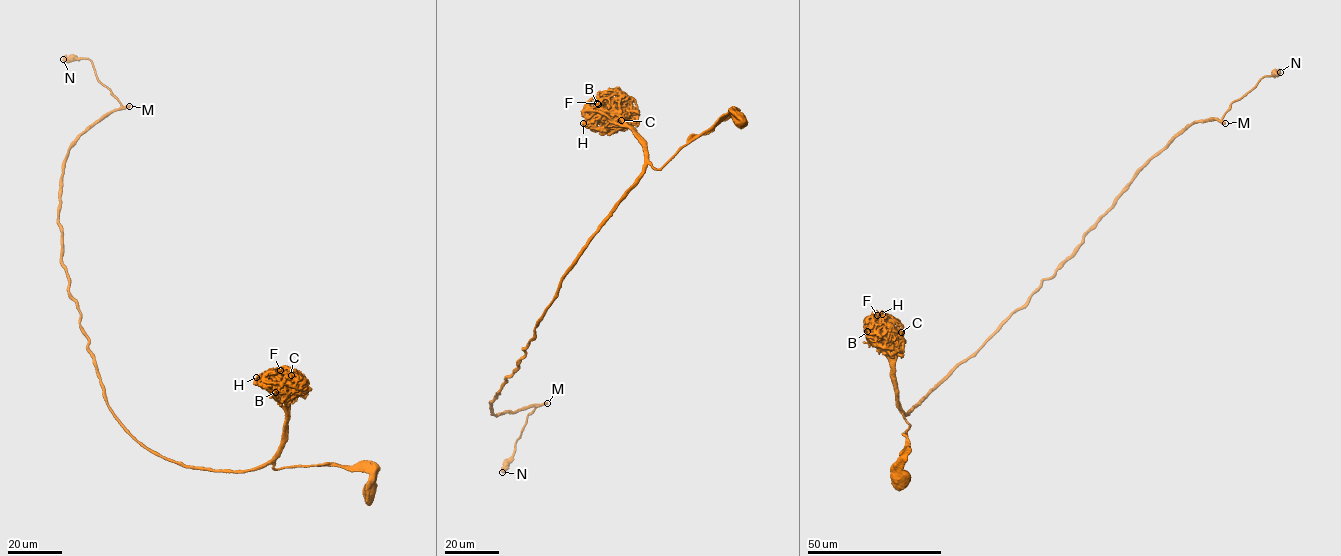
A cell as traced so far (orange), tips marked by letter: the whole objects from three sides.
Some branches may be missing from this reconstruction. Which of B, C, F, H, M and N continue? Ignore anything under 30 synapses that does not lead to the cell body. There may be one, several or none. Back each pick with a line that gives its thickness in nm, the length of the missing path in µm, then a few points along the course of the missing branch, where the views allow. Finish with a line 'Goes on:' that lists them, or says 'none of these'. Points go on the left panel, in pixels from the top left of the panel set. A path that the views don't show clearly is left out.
M: 440 nm | 160 µm | (129, 106), (211, 97), (293, 102), (353, 133), (373, 150), (403, 159), (427, 131), (429, 116), (425, 128)
Goes on: M

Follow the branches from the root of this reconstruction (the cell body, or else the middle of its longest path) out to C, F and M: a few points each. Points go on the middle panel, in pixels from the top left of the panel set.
C: (738, 118), (730, 110), (722, 115), (657, 169), (646, 157), (636, 131), (628, 125), (634, 124), (621, 120)
F: (738, 118), (730, 110), (722, 115), (657, 169), (623, 120), (609, 111), (599, 109), (592, 112), (597, 103)
M: (738, 118), (730, 110), (660, 168), (645, 165), (562, 279), (525, 355), (489, 401), (497, 416), (547, 403)

